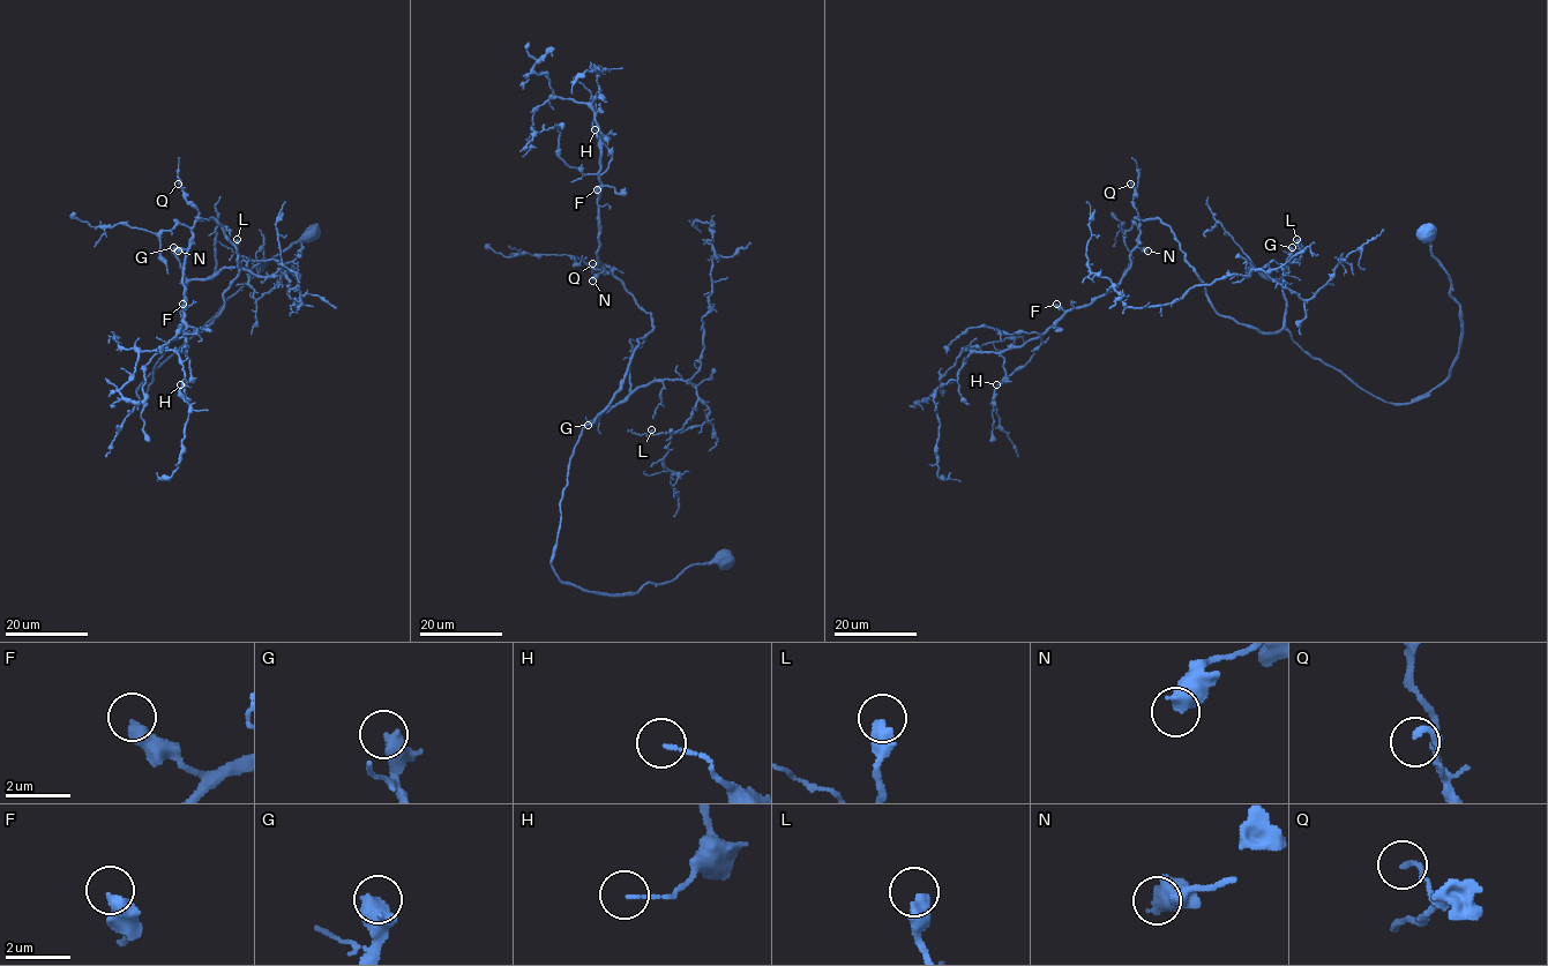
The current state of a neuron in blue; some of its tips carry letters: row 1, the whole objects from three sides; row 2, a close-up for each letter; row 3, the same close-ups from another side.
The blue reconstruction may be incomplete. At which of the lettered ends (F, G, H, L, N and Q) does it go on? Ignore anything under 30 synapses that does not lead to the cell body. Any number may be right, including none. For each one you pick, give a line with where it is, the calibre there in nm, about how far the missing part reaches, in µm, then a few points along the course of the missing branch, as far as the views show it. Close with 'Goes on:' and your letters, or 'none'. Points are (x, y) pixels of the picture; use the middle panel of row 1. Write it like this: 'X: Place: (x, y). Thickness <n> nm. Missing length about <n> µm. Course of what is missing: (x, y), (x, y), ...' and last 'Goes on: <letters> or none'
G: Place: (588, 425). Thickness 400 nm. Missing length about 90 µm. Course of what is missing: (588, 425), (578, 407), (583, 403), (577, 376), (529, 350), (507, 344), (559, 346), (520, 351), (506, 343)
Goes on: G

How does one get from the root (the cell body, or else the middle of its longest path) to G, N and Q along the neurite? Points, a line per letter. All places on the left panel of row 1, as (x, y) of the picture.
G: (311, 232), (274, 255), (140, 384), (143, 403), (154, 368), (182, 327), (185, 276), (173, 247)
N: (311, 232), (140, 384), (143, 403), (166, 344), (210, 323), (238, 272), (214, 218), (178, 251)
Q: (311, 232), (140, 384), (143, 403), (166, 344), (210, 323), (238, 272), (236, 245), (178, 184)

